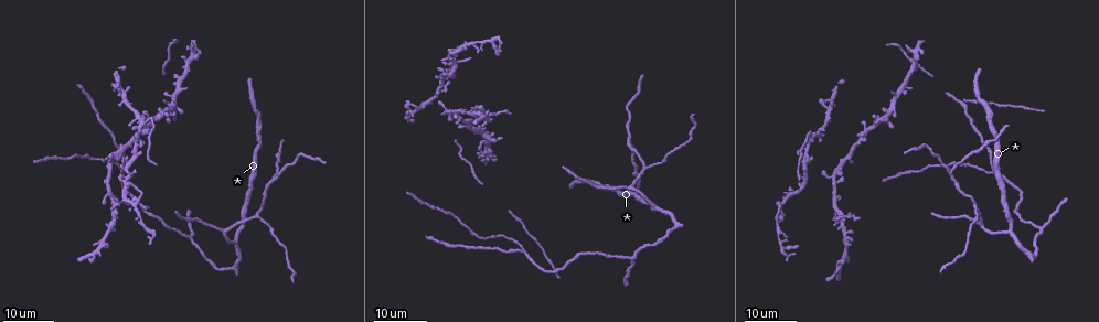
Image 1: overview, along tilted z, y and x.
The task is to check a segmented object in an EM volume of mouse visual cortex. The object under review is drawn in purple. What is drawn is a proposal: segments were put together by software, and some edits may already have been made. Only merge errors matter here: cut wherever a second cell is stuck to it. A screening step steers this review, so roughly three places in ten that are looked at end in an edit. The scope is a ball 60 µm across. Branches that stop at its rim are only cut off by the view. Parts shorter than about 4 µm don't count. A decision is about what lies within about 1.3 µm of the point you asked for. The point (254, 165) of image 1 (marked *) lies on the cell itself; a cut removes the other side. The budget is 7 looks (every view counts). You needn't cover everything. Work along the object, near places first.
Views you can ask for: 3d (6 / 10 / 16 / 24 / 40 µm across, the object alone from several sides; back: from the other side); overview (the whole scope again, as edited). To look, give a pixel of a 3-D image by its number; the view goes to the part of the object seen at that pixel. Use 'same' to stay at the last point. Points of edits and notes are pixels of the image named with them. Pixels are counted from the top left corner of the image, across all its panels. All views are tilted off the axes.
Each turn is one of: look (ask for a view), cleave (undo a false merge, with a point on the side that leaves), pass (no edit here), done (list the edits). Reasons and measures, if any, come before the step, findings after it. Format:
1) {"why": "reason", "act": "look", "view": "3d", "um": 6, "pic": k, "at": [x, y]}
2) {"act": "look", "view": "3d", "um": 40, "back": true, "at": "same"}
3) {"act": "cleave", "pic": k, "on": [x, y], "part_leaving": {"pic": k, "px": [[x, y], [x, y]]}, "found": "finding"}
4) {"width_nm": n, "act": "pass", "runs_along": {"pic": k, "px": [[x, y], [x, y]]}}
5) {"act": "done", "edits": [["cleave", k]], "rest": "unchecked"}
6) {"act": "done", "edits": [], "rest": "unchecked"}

{"why": "arms part here", "act": "look", "view": "3d", "um": 24, "pic": 1, "at": [629, 139]}

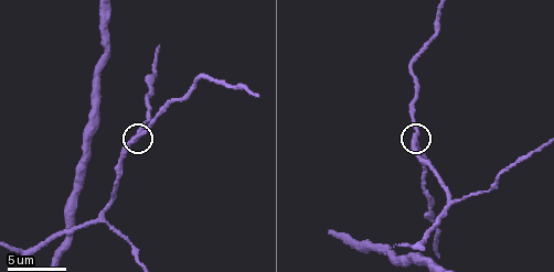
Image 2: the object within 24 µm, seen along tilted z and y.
{"act": "look", "view": "3d", "um": 10, "pic": 2, "at": [417, 139]}

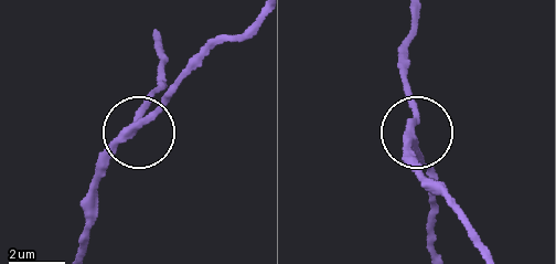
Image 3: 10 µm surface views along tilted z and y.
{"side_arm_um": 16, "act": "pass", "runs_along": {"pic": 3, "px": [[84, 246], [106, 162], [136, 133], [162, 77]]}, "found": "one cell here"}

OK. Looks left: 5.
{"why": "two arms in line, one across", "act": "look", "view": "3d", "um": 16, "pic": 2, "at": [450, 202]}

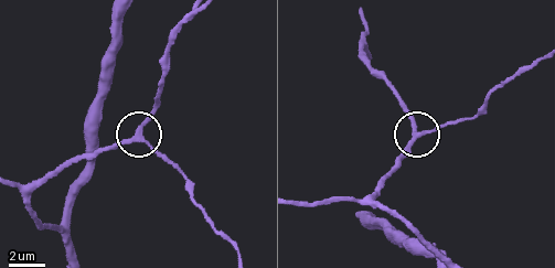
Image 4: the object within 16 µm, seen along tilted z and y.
{"act": "pass", "runs_along": {"pic": 4, "px": [[436, 255], [379, 205], [376, 197], [417, 138], [460, 121]]}, "found": "one cell here"}

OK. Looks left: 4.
{"why": "three-way junction", "act": "look", "view": "3d", "um": 16, "pic": 1, "at": [654, 204]}

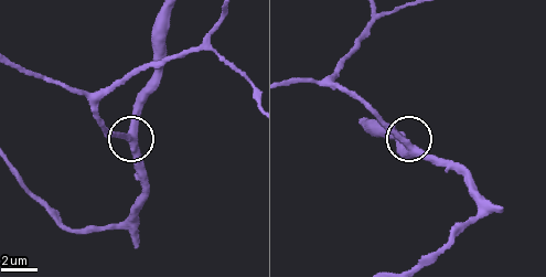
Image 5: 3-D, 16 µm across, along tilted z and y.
{"why": "zoom in", "act": "look", "view": "3d", "um": 10, "pic": 5, "at": [129, 136]}

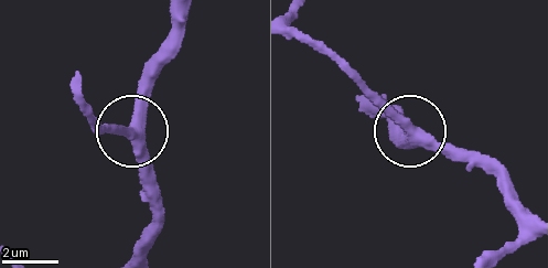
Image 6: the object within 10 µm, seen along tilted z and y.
{"arms": 3, "act": "pass", "runs_along": {"pic": 6, "px": [[186, 12], [180, 49], [142, 93], [133, 120], [106, 128]]}, "found": "one cell here"}

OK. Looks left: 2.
{"why": "three arms meet", "act": "look", "view": "3d", "um": 16, "pic": 1, "at": [191, 236]}

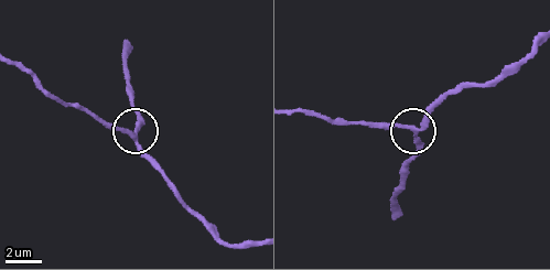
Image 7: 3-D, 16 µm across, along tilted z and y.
{"act": "look", "view": "3d", "um": 6, "pic": 7, "at": [411, 128]}

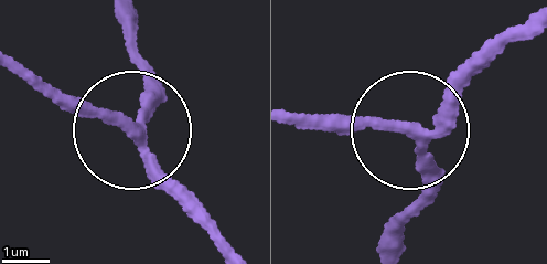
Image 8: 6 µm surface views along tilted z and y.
{"arms": 3, "act": "pass", "runs_along": {"pic": 8, "px": [[234, 247], [135, 134], [151, 74]]}, "found": "continuous, no second cell"}

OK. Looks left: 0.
{"act": "done", "edits": [], "rest": "unchecked"}

